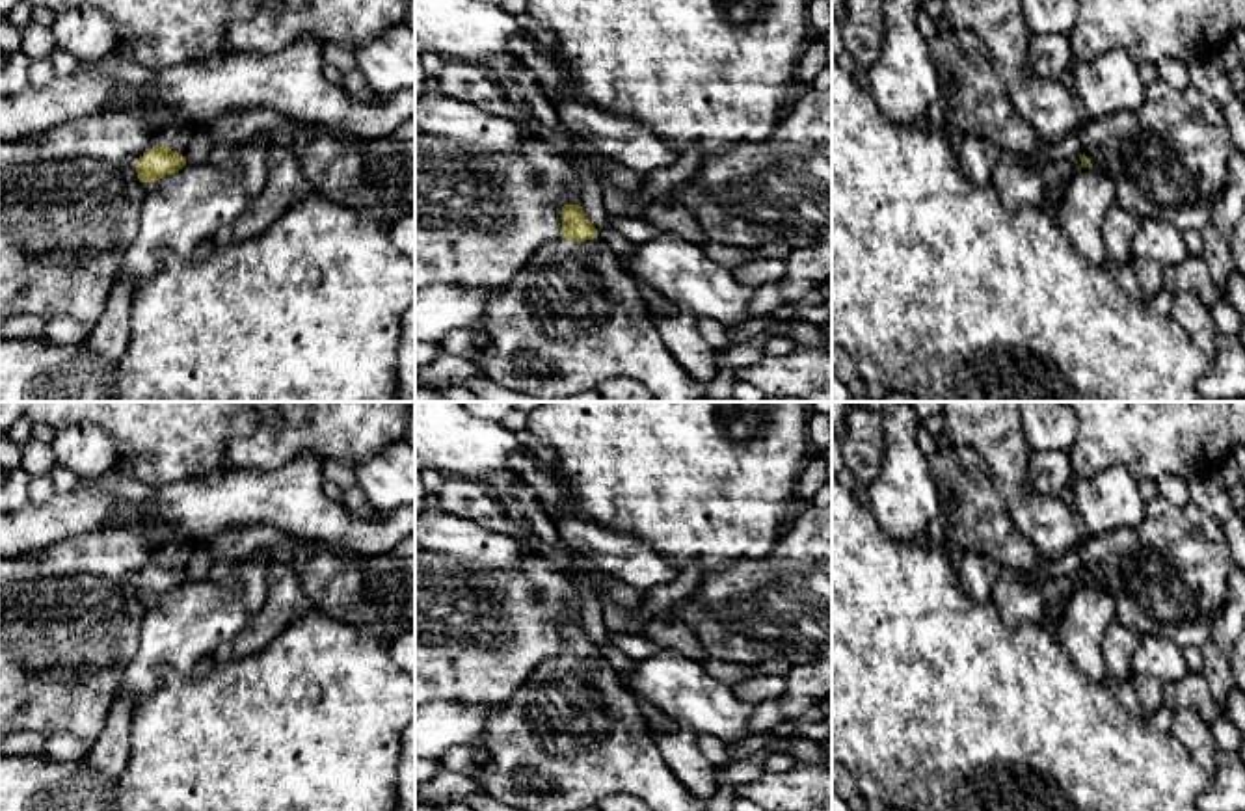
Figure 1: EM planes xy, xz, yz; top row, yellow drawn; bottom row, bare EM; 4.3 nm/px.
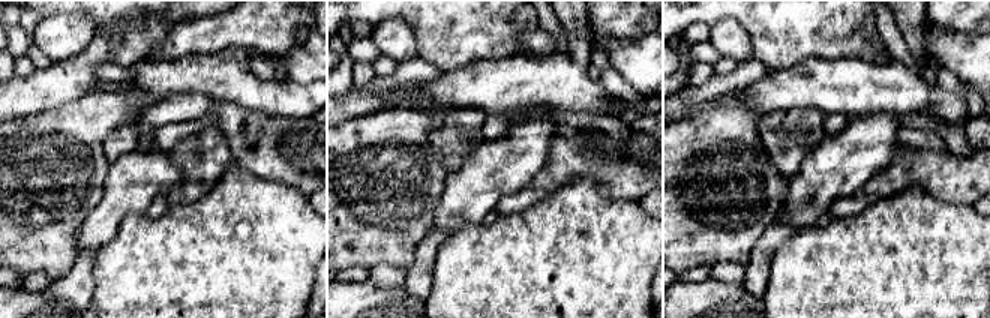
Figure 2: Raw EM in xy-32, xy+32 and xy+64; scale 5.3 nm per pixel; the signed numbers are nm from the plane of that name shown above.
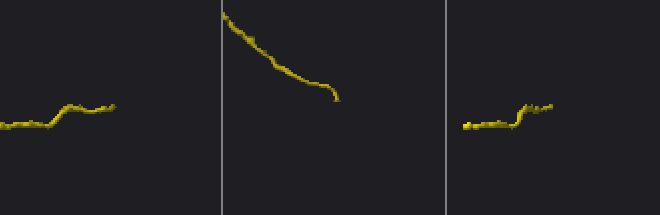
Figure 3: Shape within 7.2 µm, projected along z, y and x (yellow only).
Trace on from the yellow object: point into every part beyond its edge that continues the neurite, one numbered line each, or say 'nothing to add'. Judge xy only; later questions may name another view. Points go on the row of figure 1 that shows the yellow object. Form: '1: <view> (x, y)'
1: xy (175, 136)

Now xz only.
1: xz (574, 317)

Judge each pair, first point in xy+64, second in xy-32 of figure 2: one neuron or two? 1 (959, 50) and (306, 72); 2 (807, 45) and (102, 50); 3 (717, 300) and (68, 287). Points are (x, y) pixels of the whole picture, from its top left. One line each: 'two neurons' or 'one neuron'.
1: one neuron
2: two neurons
3: two neurons

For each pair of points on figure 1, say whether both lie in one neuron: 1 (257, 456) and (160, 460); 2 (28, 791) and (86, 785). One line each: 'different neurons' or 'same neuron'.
1: different neurons
2: same neuron

